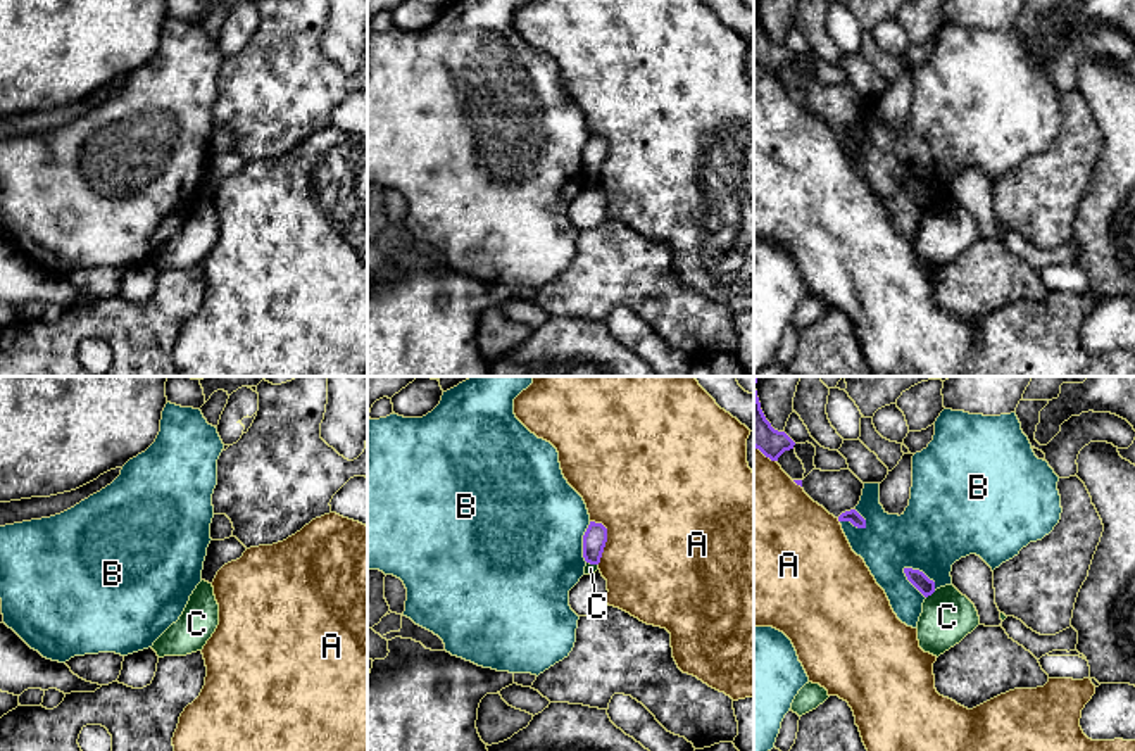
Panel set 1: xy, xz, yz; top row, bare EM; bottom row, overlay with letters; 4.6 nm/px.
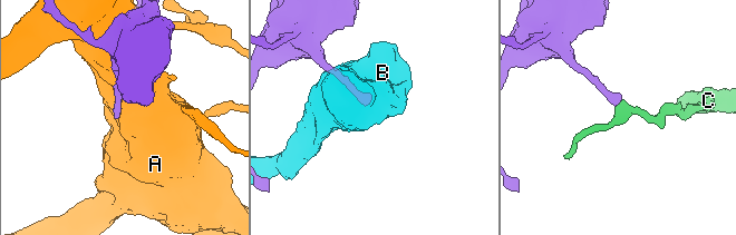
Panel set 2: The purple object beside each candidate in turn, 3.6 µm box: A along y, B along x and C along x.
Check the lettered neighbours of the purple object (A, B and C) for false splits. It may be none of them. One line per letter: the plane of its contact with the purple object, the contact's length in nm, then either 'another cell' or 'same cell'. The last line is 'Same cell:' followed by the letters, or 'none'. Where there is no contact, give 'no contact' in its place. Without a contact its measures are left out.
A: xz | 220 nm | another cell
B: yz | 190 nm | another cell
C: yz | 60 nm | another cell
Same cell: none

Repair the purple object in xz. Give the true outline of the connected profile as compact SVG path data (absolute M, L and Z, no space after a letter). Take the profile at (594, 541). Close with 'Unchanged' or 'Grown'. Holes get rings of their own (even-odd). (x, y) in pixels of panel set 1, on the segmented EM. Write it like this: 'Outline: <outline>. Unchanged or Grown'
Outline: M590 521L583 535L583 558L590 565L599 565L607 542L607 528L602 523Z. Unchanged

